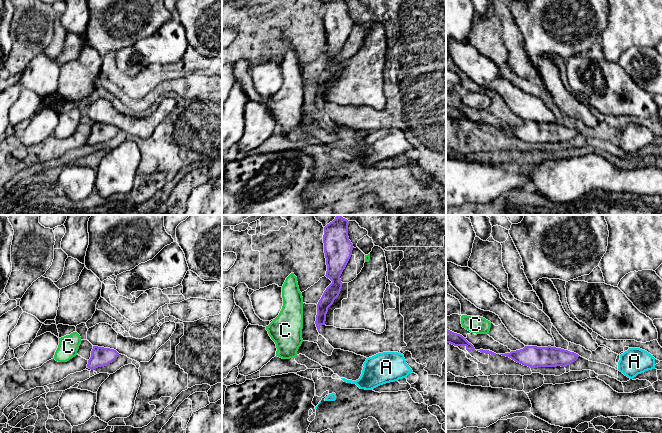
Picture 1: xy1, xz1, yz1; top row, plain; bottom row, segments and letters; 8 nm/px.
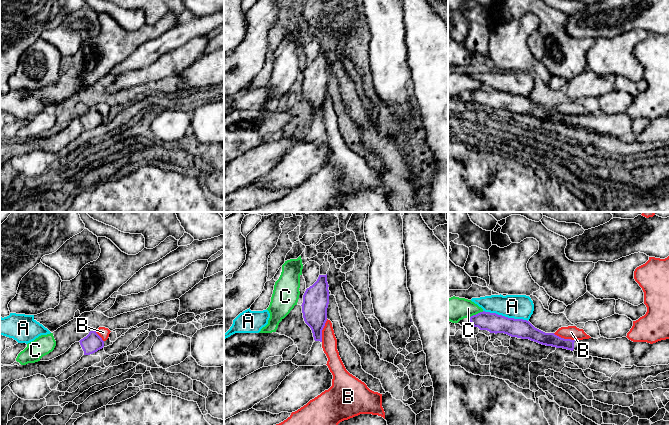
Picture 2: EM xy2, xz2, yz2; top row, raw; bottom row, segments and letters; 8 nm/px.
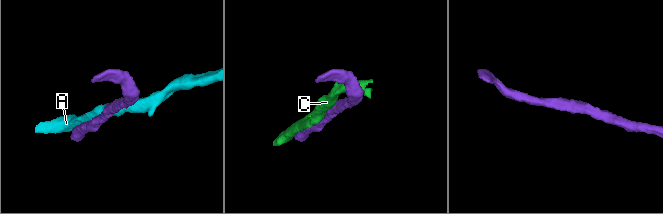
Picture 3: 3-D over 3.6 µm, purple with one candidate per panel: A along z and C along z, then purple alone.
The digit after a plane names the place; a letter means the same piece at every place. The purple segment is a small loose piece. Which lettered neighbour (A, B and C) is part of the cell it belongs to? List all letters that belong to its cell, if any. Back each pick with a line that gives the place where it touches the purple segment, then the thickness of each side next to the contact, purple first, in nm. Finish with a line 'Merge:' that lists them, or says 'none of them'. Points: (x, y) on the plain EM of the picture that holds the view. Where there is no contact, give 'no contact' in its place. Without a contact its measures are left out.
Merge: none of them

